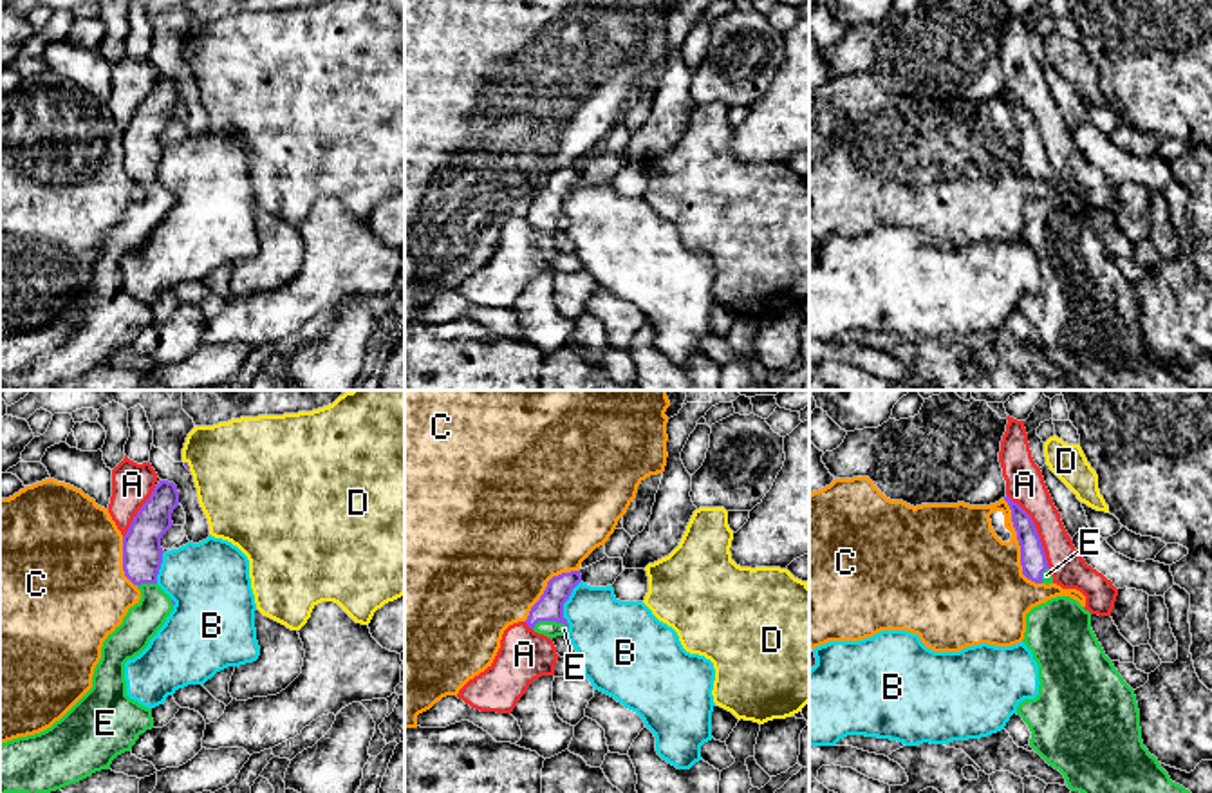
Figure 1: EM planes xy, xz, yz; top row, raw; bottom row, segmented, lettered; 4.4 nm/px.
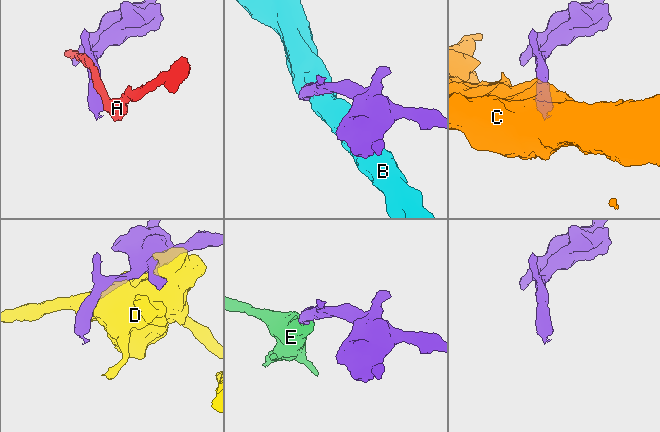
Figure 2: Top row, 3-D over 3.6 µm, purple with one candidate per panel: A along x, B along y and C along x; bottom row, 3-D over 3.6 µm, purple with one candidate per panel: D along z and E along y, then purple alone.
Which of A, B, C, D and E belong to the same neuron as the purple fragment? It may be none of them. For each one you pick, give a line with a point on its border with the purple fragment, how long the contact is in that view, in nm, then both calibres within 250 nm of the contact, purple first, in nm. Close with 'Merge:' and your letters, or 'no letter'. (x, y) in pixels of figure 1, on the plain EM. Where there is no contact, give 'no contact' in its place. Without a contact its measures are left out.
E: contact xz (551, 215); length 160 nm; calibres 120 and 80 nm
Merge: E

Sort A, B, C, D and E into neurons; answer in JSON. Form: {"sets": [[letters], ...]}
{"sets": [["A"], ["B"], ["C"], ["D"], ["E"]]}

